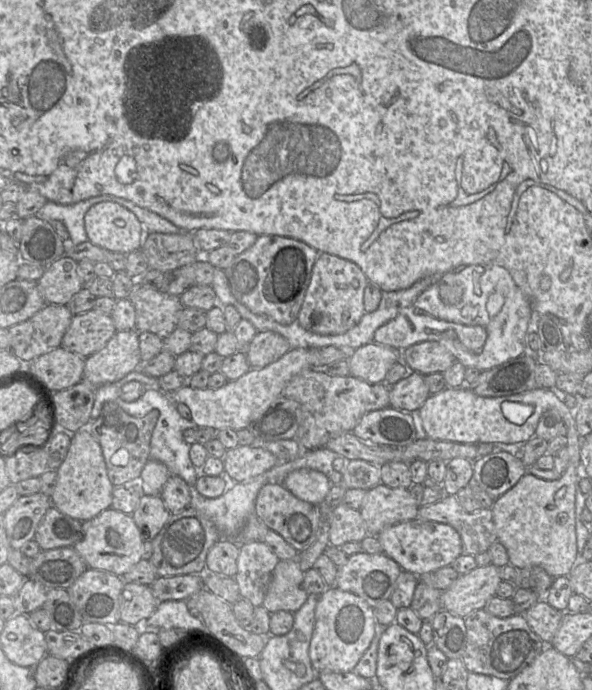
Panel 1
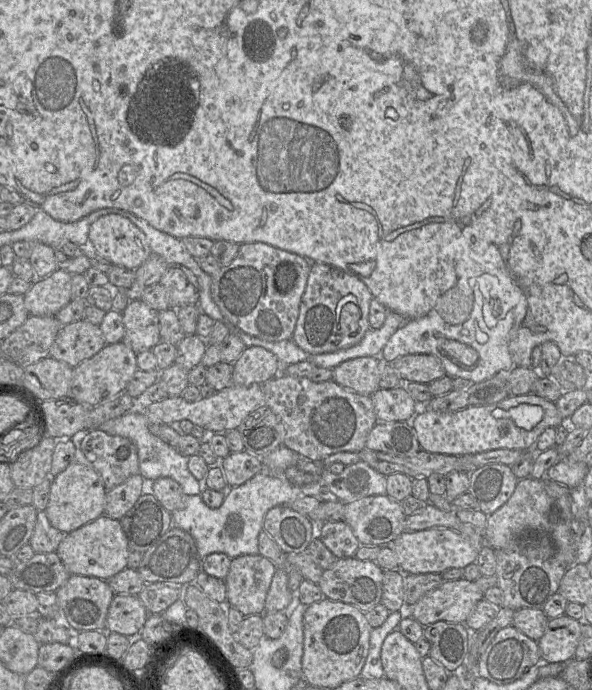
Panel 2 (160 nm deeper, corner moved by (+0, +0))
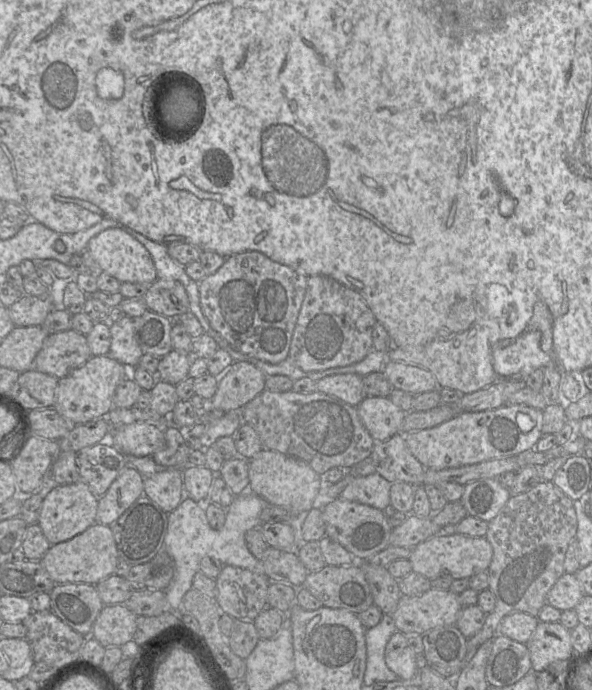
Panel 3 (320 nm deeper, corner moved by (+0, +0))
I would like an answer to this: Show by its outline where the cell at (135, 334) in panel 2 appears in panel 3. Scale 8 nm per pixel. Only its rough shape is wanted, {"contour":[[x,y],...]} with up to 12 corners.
{"contour":[[134,318],[110,324],[109,355],[128,369],[143,352]]}

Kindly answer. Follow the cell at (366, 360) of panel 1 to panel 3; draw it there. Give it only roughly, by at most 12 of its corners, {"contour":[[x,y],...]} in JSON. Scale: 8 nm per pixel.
{"contour":[[326,376],[316,391],[354,407],[365,398],[363,376]]}

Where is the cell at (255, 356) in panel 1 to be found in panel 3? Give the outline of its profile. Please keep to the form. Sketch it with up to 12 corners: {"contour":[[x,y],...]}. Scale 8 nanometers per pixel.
{"contour":[[236,361],[218,379],[212,411],[242,410],[266,375]]}

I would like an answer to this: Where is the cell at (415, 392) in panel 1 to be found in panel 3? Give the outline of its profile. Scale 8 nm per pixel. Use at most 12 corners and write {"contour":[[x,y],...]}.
{"contour":[[389,397],[356,408],[376,442],[398,433],[407,414]]}

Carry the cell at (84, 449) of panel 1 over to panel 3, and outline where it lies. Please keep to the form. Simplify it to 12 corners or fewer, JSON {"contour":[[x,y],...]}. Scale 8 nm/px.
{"contour":[[79,479],[45,490],[37,524],[51,545],[96,522]]}

